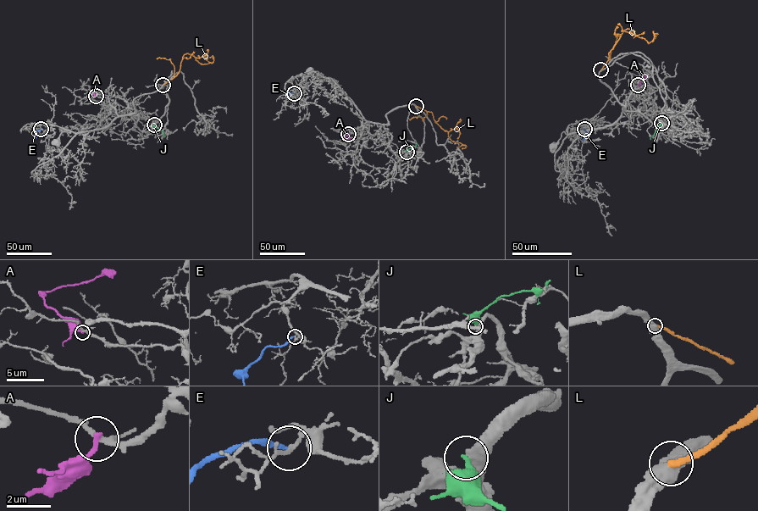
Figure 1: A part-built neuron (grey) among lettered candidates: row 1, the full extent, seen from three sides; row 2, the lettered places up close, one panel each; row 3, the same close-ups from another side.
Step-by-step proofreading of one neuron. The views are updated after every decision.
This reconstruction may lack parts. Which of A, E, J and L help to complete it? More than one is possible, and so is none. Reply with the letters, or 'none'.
none

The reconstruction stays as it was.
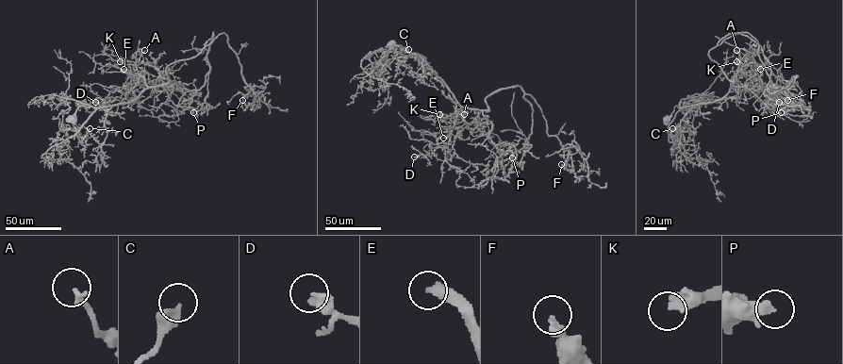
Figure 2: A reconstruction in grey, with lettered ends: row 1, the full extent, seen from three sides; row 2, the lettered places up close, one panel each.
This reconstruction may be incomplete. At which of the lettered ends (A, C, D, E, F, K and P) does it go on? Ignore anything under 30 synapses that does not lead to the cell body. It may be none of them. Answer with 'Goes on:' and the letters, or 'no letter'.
Goes on: E, K, P

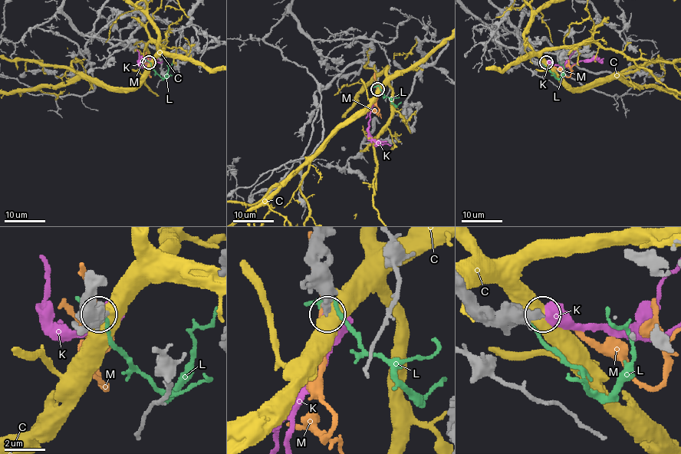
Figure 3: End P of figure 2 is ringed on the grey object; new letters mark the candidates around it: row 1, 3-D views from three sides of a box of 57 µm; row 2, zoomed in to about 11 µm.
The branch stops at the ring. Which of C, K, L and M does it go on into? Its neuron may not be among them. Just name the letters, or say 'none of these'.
K

